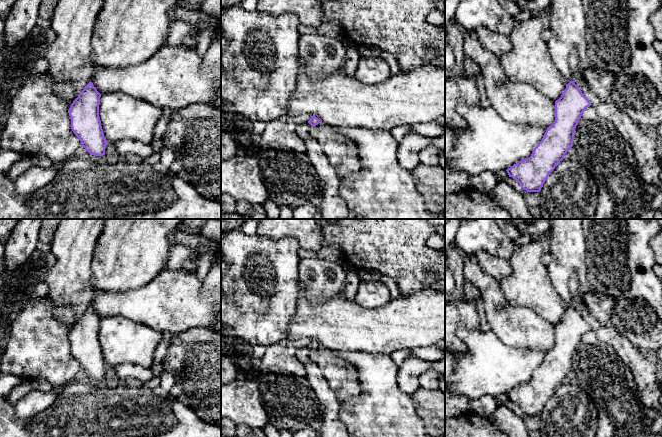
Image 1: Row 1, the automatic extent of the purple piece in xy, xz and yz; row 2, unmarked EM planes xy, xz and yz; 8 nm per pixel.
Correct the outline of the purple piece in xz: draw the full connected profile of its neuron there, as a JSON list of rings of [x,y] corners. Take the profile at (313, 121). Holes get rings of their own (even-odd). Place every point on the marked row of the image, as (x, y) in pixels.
[[[311,116],[307,123],[297,127],[296,133],[305,142],[305,154],[315,167],[321,181],[322,204],[318,208],[322,219],[345,219],[349,209],[344,199],[339,194],[340,177],[337,170],[328,162],[319,143],[310,136],[310,129],[320,120]]]

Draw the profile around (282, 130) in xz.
[[[283,114],[266,122],[266,128],[261,137],[267,142],[279,143],[289,149],[305,153],[307,147],[304,140],[297,135],[296,129],[298,126],[308,123],[310,118],[310,115],[295,117]]]

